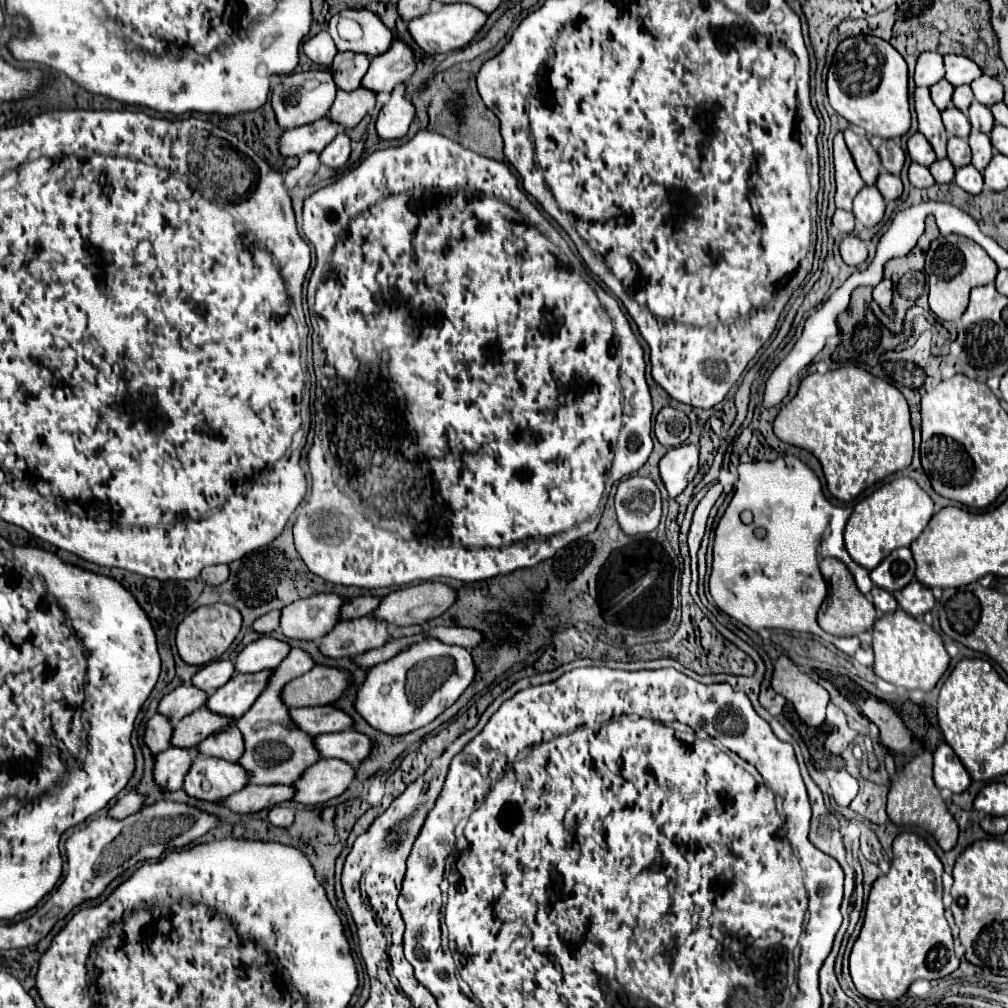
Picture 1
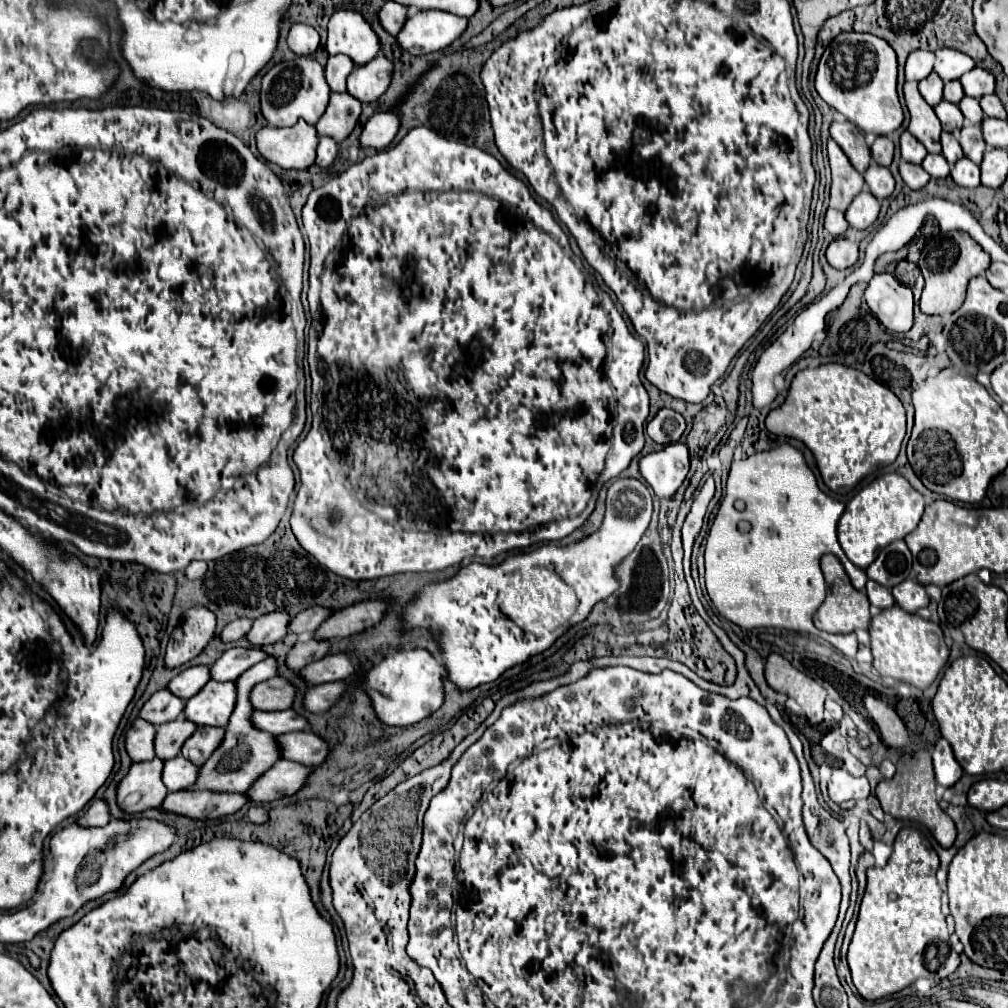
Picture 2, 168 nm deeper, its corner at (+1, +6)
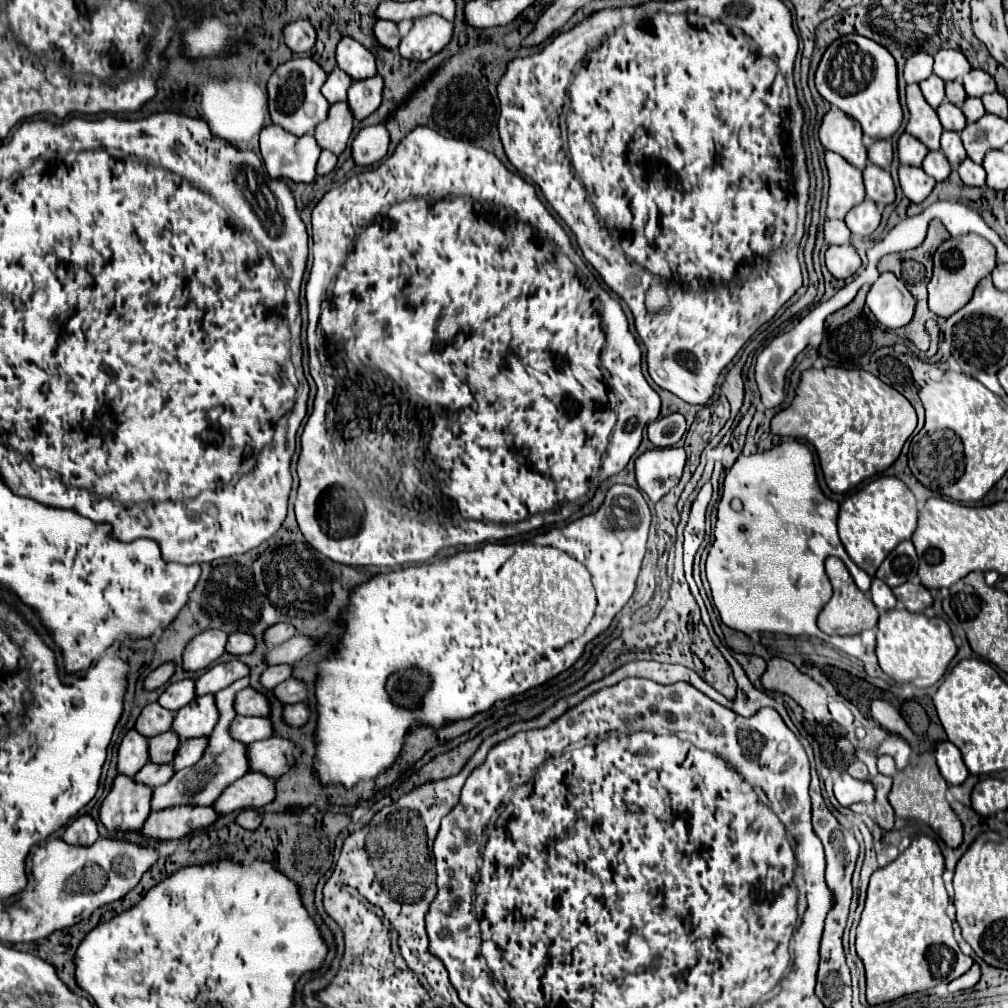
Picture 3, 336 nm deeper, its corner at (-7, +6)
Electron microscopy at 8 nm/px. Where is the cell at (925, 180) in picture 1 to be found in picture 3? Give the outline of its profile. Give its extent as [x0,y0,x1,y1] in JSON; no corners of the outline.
[899,165,935,203]

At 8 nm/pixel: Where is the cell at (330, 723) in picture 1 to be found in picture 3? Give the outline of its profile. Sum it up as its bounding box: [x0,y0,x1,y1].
[229,715,273,745]

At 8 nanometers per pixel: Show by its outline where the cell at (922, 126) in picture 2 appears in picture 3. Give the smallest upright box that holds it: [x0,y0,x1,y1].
[905,85,943,151]

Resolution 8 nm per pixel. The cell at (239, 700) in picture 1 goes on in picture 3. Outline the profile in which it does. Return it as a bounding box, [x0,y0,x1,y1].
[171,695,217,739]

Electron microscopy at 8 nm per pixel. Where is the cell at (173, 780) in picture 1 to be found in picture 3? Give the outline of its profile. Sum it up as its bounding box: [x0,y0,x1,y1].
[99,775,151,831]

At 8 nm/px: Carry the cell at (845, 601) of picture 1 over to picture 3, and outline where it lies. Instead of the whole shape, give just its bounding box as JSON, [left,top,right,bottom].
[817,557,879,635]

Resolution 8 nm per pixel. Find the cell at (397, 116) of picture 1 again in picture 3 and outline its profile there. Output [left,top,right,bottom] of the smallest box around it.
[351,125,389,165]

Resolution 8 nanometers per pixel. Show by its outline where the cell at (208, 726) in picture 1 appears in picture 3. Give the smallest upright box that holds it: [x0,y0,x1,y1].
[149,731,179,765]

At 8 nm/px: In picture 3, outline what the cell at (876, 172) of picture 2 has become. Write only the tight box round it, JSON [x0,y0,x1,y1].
[863,165,895,207]

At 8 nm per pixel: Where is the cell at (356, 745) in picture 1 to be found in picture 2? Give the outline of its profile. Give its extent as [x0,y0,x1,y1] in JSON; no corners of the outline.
[277,731,331,765]

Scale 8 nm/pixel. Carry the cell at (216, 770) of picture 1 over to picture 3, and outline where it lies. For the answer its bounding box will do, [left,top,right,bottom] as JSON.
[133,763,173,787]

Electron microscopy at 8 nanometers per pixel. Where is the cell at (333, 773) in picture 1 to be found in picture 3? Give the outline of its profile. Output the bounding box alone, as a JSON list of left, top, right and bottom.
[213,773,275,815]

